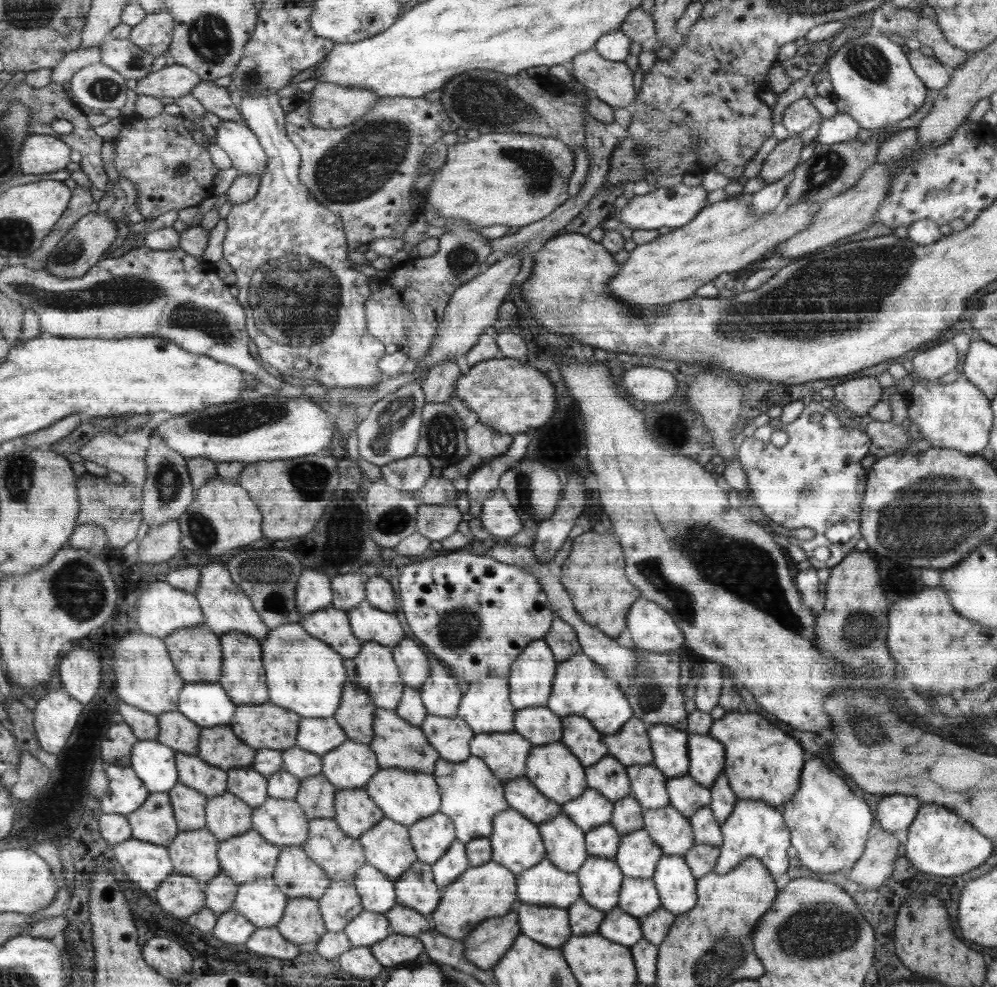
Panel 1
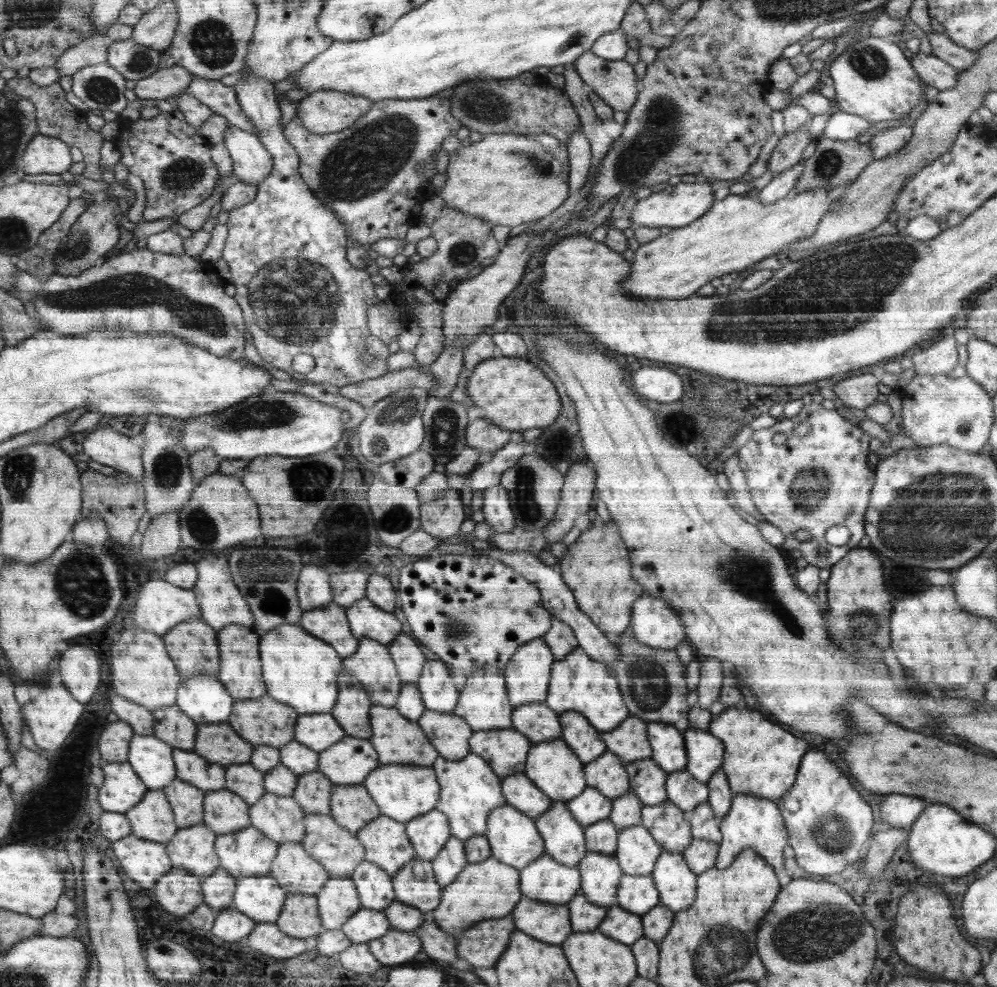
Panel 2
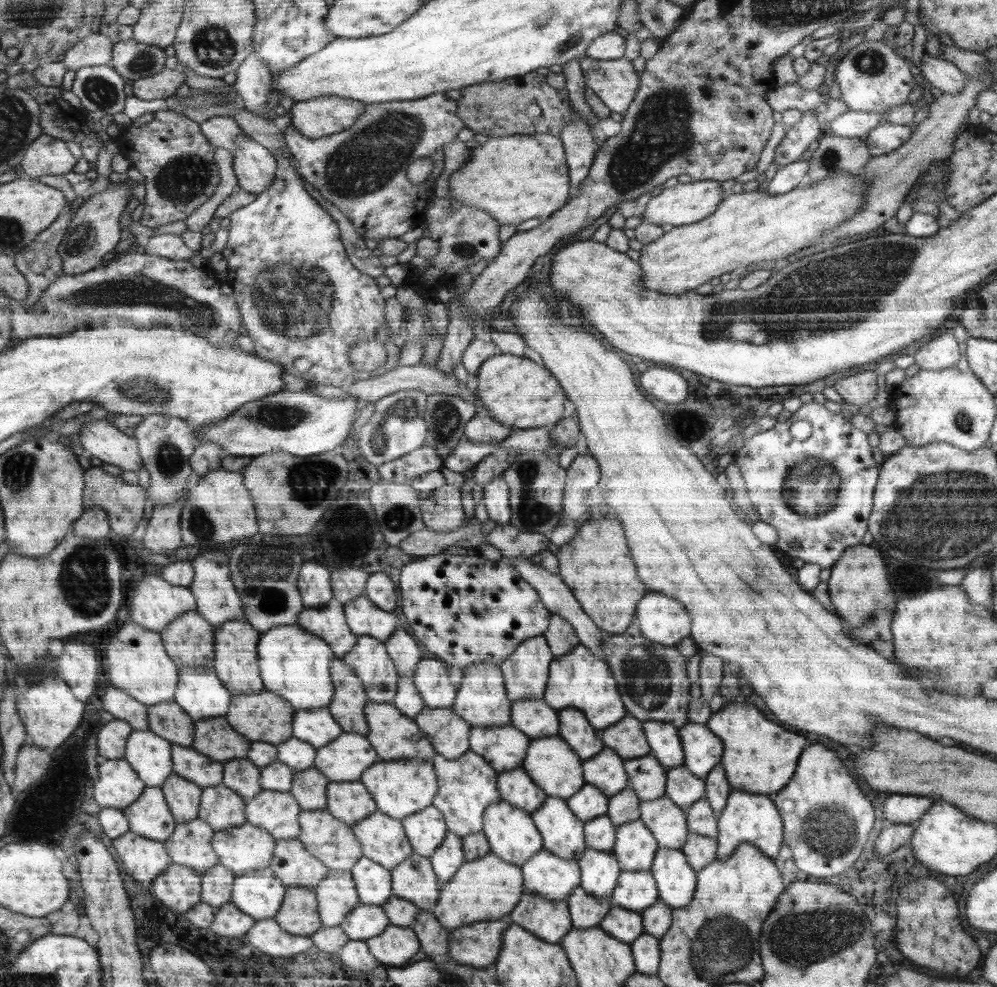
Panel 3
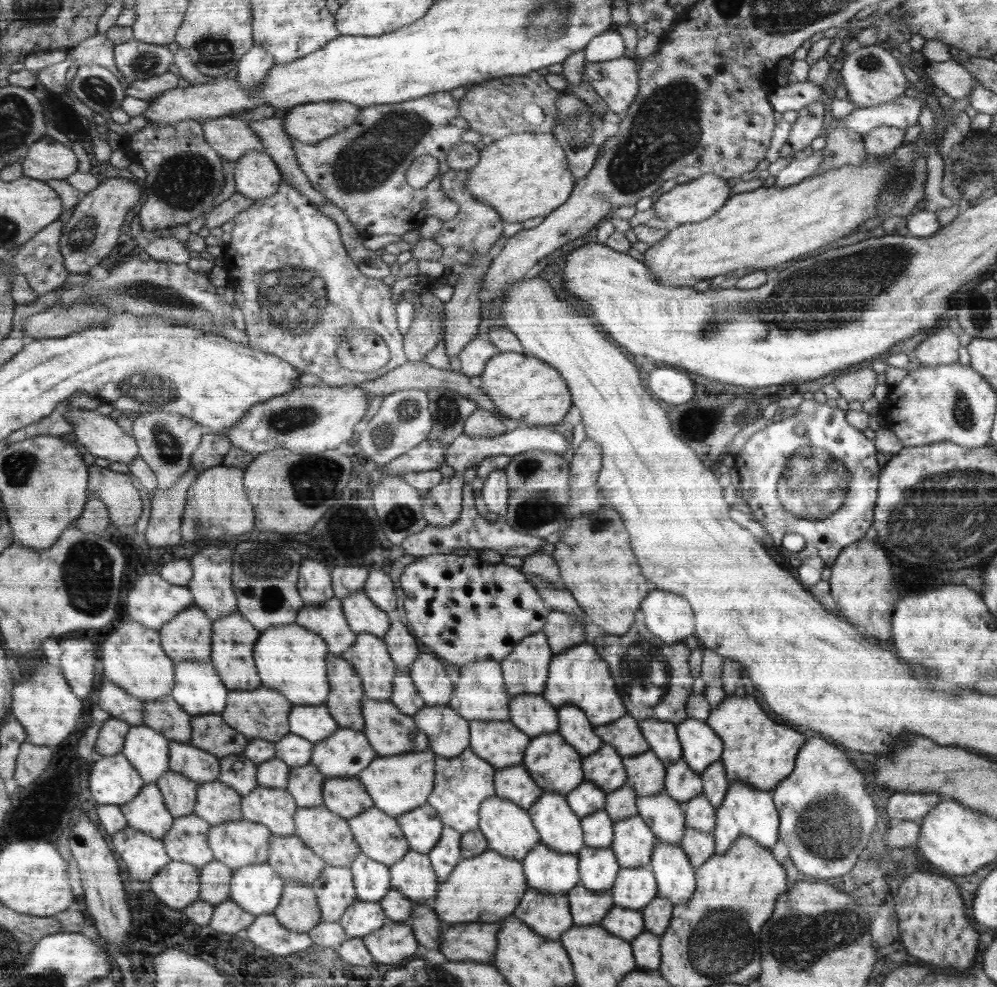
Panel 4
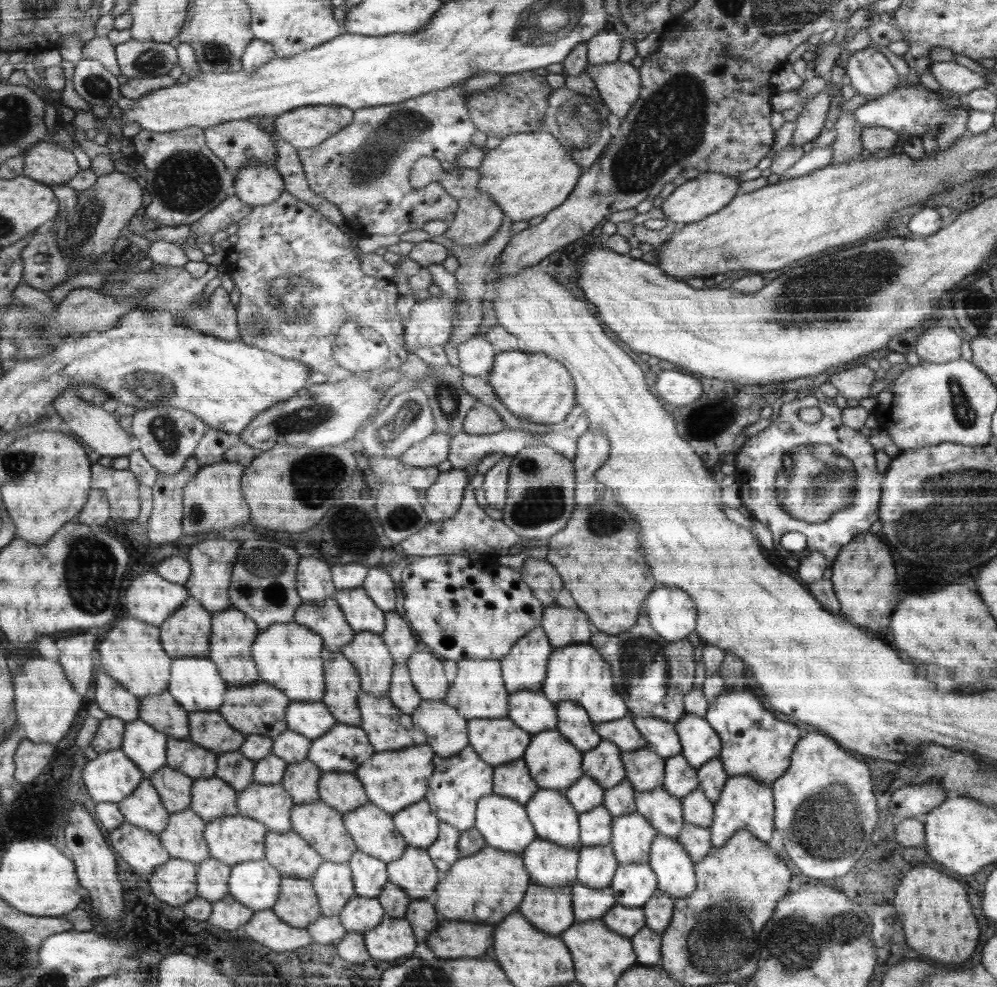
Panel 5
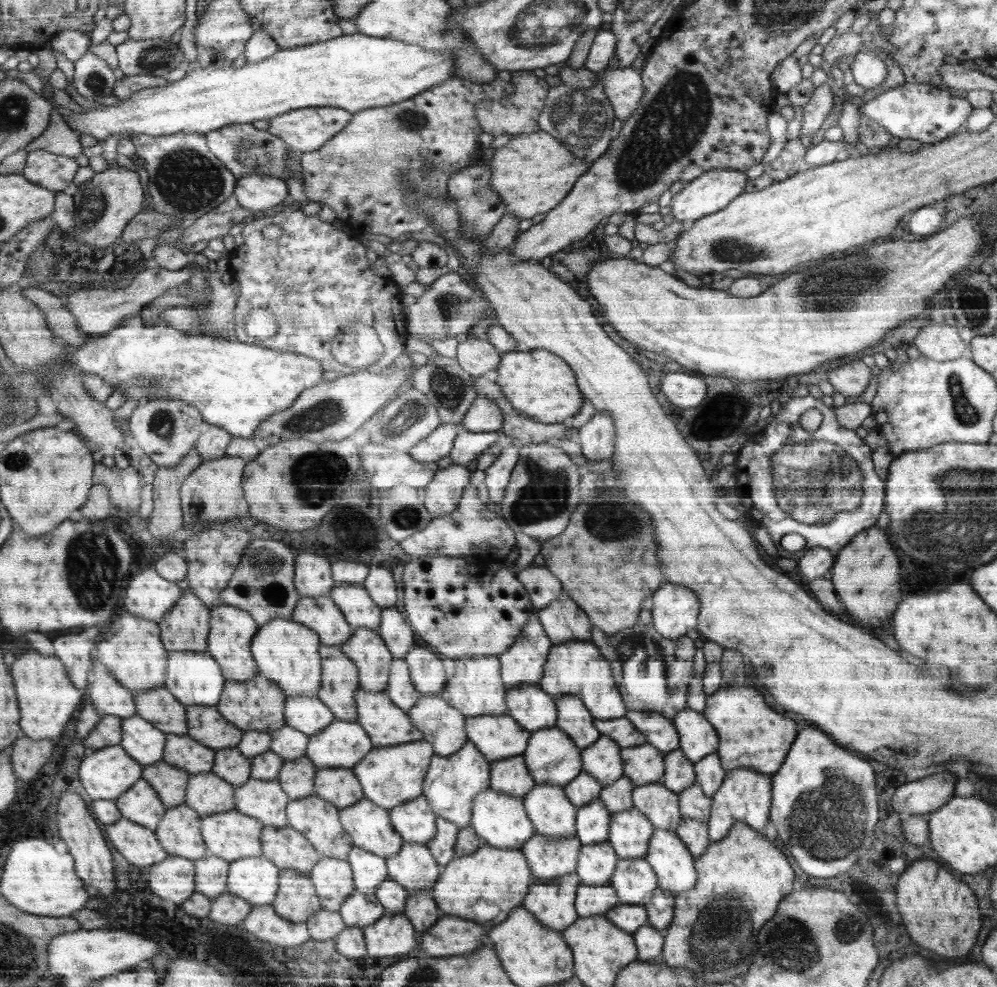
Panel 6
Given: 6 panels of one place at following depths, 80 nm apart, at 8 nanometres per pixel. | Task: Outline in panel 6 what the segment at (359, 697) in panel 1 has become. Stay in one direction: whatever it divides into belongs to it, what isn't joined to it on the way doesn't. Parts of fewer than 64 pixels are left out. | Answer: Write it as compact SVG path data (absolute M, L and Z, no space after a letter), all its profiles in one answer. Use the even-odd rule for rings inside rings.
M341 645L320 646L322 660L321 688L317 692L317 697L332 709L334 716L340 720L358 720L357 703L355 692L360 688L360 670L356 662L341 649Z

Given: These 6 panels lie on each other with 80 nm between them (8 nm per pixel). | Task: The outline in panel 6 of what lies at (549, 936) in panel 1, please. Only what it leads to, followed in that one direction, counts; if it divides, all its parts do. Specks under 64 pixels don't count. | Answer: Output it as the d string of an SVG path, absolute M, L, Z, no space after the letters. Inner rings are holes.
M574 874L562 878L538 879L526 895L524 908L529 909L542 924L552 930L564 931L576 922L576 888L580 887L580 877Z

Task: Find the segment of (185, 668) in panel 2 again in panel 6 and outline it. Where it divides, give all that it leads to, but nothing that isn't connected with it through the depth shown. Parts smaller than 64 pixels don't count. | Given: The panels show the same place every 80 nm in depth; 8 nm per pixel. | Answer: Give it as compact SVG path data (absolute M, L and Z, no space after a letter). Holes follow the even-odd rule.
M188 590L164 618L157 623L161 627L161 640L168 651L206 650L206 636L211 631L211 612L206 604Z

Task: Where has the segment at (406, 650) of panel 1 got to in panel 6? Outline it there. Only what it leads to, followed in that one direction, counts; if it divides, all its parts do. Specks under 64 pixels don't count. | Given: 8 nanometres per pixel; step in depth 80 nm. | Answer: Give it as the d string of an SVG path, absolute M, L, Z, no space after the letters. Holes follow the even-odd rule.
M394 607L385 608L382 615L380 628L377 631L393 653L395 659L403 659L414 644L414 632L406 624L404 615Z

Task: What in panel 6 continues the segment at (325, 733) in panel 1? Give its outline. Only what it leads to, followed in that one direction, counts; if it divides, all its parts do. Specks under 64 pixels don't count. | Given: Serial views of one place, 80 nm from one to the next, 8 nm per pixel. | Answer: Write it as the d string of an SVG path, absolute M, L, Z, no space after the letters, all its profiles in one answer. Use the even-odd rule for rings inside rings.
M317 695L288 696L284 713L287 724L308 736L317 735L336 718L329 705L321 701Z

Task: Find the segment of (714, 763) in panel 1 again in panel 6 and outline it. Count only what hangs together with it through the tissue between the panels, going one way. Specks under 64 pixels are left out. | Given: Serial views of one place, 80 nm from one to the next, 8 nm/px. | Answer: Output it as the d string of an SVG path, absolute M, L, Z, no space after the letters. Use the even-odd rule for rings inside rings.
M688 706L673 718L680 734L680 751L691 761L698 762L708 754L717 753L720 748L720 735L707 717Z

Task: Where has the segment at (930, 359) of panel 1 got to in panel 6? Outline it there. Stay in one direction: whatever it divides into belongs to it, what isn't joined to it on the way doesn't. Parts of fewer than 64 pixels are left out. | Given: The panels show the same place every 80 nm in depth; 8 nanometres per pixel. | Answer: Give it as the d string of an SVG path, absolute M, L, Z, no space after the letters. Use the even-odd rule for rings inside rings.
M932 324L921 328L914 344L922 355L938 362L954 360L969 354L957 328L948 324Z

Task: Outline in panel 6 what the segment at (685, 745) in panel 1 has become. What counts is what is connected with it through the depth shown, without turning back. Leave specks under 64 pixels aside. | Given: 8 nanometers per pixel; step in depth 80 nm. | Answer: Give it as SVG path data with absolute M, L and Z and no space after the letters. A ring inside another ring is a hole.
M629 711L625 716L648 738L648 743L661 752L674 752L681 748L680 734L673 719L655 712Z

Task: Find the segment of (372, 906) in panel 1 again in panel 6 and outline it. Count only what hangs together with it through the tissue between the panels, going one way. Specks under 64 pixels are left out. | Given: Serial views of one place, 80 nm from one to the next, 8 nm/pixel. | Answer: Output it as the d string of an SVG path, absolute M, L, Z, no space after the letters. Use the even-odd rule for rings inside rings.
M354 846L348 861L352 865L353 880L358 892L374 895L377 887L389 876L386 858L362 847Z

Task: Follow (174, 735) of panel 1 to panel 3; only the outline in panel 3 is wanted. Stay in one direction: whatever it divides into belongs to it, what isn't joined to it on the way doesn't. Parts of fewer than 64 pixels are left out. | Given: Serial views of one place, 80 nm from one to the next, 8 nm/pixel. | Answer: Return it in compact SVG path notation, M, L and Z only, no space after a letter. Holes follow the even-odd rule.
M174 700L148 706L149 729L173 745L192 747L196 722Z

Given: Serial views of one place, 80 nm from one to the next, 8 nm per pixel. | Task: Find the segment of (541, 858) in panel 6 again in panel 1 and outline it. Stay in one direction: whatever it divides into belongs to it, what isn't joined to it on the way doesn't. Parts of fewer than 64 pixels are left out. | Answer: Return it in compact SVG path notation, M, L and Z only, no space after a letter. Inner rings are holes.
M544 859L529 868L528 871L517 875L517 896L518 903L567 909L576 903L581 896L579 876L575 872L566 872L554 865L552 861Z

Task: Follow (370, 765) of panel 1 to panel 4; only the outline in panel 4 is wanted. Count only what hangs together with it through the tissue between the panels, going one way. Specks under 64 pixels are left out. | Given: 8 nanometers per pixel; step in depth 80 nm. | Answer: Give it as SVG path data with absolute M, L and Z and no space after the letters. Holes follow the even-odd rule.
M338 728L314 746L312 764L326 778L357 777L378 757L368 737L357 729Z

